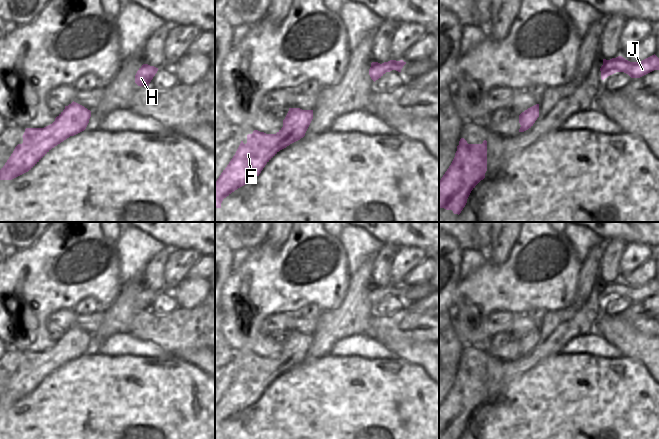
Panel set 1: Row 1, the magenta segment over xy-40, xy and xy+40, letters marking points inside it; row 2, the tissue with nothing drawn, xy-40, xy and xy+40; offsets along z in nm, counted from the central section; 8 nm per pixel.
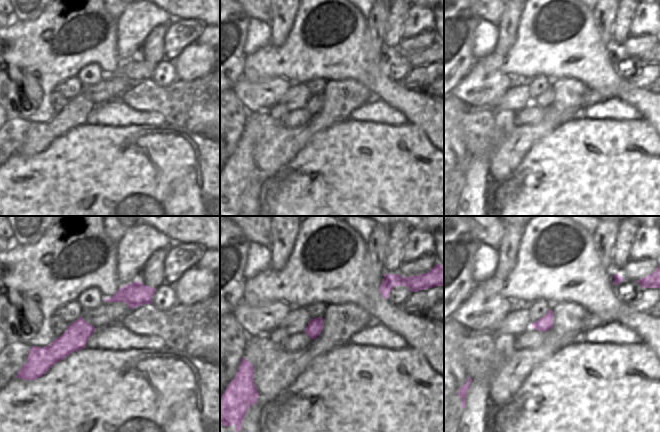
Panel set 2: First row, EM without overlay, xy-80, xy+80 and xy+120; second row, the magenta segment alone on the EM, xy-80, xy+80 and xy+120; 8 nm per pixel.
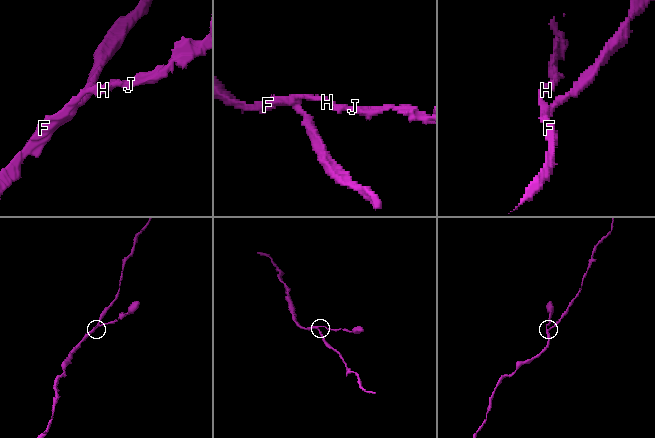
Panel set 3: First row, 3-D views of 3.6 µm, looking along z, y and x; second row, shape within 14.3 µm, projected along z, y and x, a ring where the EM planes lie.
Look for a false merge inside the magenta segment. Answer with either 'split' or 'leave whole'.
leave whole

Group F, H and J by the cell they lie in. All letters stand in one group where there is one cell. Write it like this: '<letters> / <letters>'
F H J

